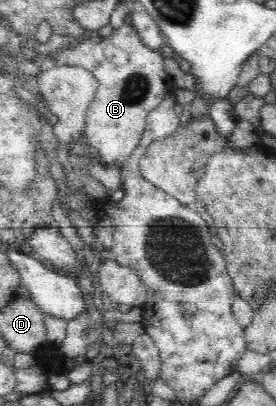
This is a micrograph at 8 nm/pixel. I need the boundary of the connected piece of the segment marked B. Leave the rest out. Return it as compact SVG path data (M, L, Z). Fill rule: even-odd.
M123 25L108 37L81 39L58 50L56 65L82 66L99 81L93 102L88 106L85 138L96 149L99 160L117 168L131 158L137 148L149 112L157 108L165 96L172 93L171 76L165 72L165 58L159 50L147 48L138 37L136 28Z

